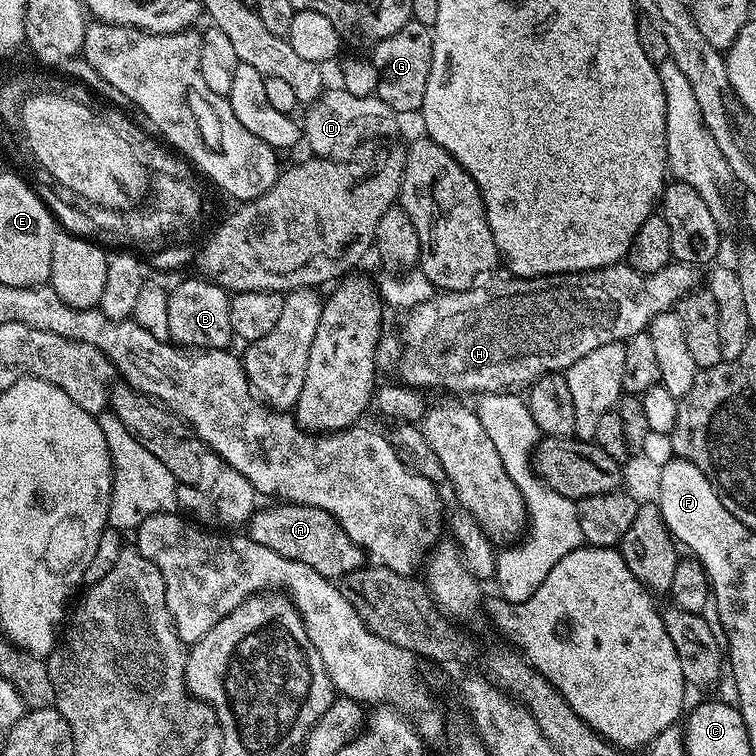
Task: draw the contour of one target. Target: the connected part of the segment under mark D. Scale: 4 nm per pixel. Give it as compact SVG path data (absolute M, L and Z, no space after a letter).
M335 86L322 96L320 94L315 103L307 107L307 110L304 120L302 119L302 136L305 144L307 142L309 148L313 151L311 153L319 159L337 160L349 157L352 154L350 152L356 146L356 138L370 138L394 119L392 109L388 108L386 102L382 102L380 97L373 95L368 97L352 96L341 86Z

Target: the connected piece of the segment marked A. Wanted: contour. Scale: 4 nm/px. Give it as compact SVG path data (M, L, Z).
M283 503L276 508L254 511L246 523L246 534L259 545L292 561L305 562L316 573L338 580L363 567L366 557L361 548L341 530L332 515L316 507Z

